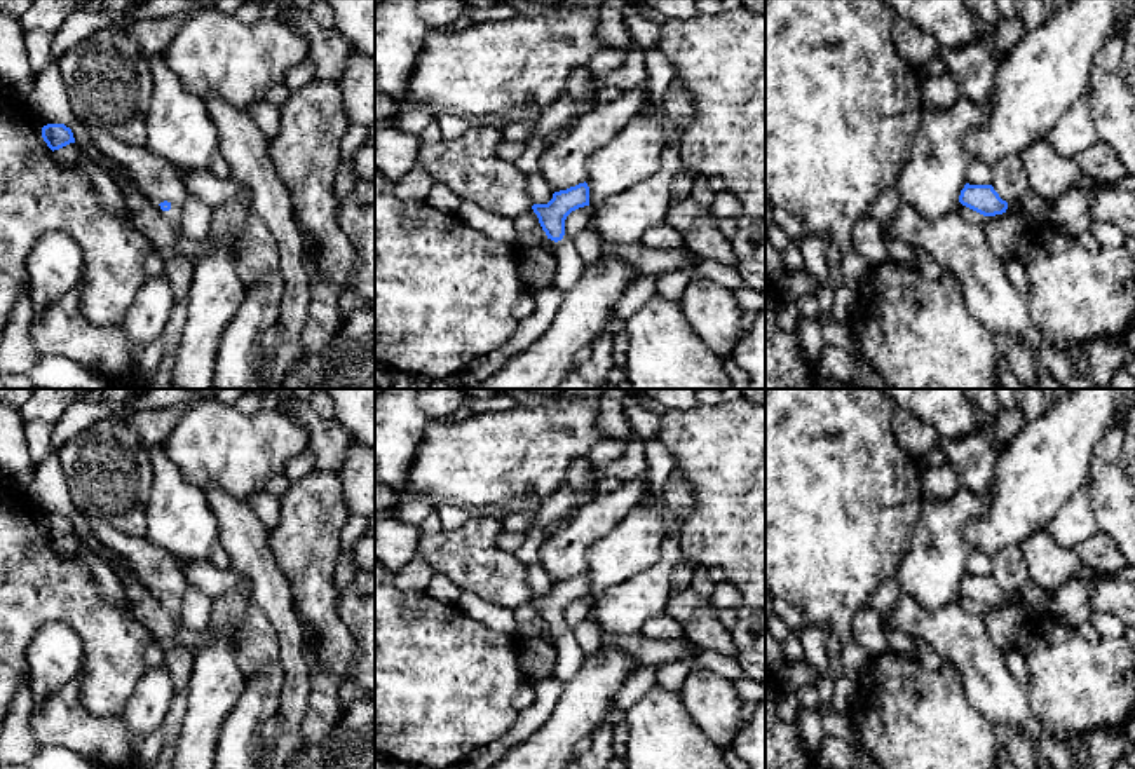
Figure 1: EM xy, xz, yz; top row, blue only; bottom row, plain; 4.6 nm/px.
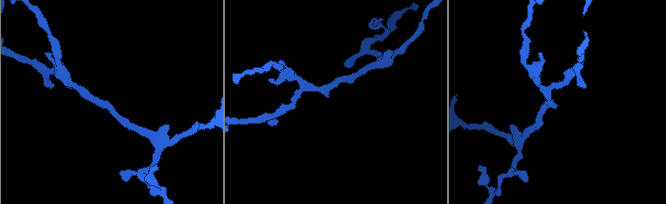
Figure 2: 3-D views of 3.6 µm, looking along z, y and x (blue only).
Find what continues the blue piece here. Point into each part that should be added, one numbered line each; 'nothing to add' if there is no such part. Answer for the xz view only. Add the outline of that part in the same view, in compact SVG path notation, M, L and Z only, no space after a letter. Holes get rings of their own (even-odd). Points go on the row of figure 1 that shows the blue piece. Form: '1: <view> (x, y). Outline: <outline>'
1: xz (570, 267). Outline: M563 235L563 239L558 242L549 239L547 249L556 258L556 274L553 286L567 295L582 277L586 263L579 256L574 239L568 239L567 235Z

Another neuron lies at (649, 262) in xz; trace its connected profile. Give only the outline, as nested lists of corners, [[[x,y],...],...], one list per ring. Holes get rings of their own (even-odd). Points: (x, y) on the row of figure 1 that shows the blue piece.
[[[601,239],[601,253],[608,256],[617,256],[633,265],[640,276],[661,276],[671,270],[687,269],[697,258],[685,249],[659,251],[647,248],[642,241],[638,242],[610,242]]]

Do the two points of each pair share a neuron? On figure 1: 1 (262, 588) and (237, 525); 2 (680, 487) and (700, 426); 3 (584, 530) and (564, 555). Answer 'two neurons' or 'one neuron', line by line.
1: one neuron
2: two neurons
3: one neuron

